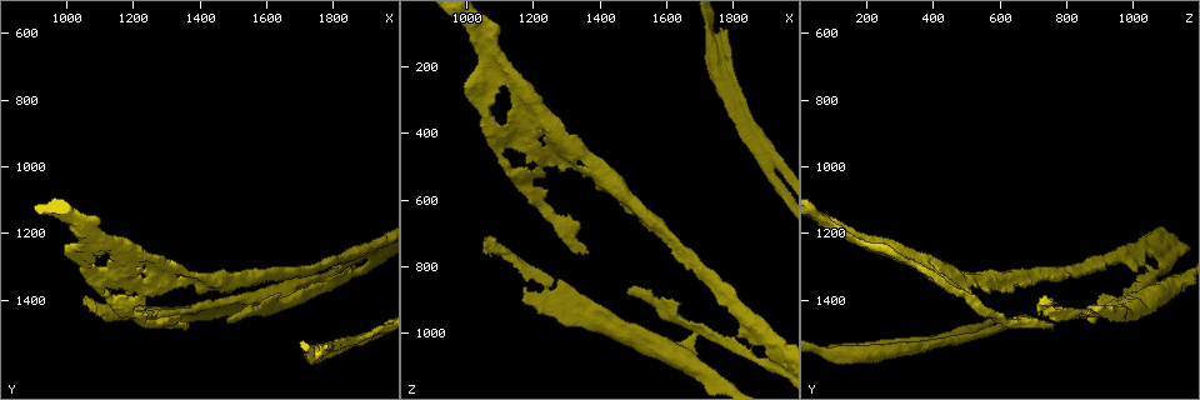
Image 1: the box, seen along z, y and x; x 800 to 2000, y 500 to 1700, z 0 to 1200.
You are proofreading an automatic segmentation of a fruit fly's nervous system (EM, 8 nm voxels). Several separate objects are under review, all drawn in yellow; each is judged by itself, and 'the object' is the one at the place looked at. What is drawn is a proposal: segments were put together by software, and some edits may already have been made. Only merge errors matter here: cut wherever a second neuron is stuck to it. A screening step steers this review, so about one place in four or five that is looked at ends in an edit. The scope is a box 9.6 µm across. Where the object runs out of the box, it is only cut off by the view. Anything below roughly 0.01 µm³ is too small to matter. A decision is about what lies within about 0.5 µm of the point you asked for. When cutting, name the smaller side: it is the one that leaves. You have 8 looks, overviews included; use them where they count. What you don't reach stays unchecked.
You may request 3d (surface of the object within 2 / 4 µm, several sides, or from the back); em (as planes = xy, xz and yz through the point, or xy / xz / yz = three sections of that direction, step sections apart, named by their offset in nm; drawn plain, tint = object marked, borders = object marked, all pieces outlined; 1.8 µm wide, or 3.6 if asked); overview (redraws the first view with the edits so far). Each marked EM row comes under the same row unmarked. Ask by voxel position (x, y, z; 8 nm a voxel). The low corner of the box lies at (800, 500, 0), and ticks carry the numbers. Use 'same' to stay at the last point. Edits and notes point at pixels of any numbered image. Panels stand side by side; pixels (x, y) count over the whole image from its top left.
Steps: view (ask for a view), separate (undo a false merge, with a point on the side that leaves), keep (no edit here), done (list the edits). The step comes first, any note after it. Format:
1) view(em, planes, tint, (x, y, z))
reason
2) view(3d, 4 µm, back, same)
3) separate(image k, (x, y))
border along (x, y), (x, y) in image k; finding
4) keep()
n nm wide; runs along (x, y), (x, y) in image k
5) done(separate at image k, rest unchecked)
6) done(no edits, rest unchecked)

view(3d, 2 µm, back, (1680, 1410, 1000))
four-way junction

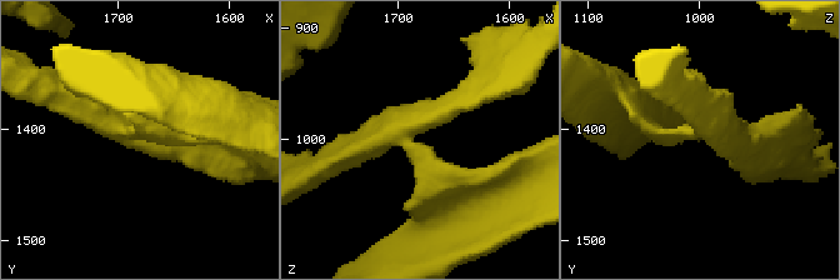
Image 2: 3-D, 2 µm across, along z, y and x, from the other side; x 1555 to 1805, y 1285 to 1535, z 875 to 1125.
view(em, yz, step 8, tint, (1684, 1400, 1006))
4 arms; shape alone is not enough

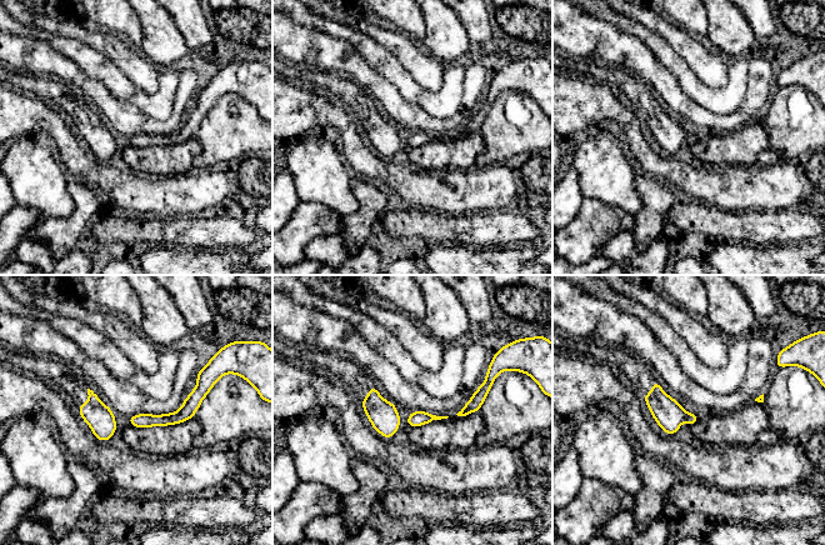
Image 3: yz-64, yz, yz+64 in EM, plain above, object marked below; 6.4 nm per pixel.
view(em, planes, tint, same)

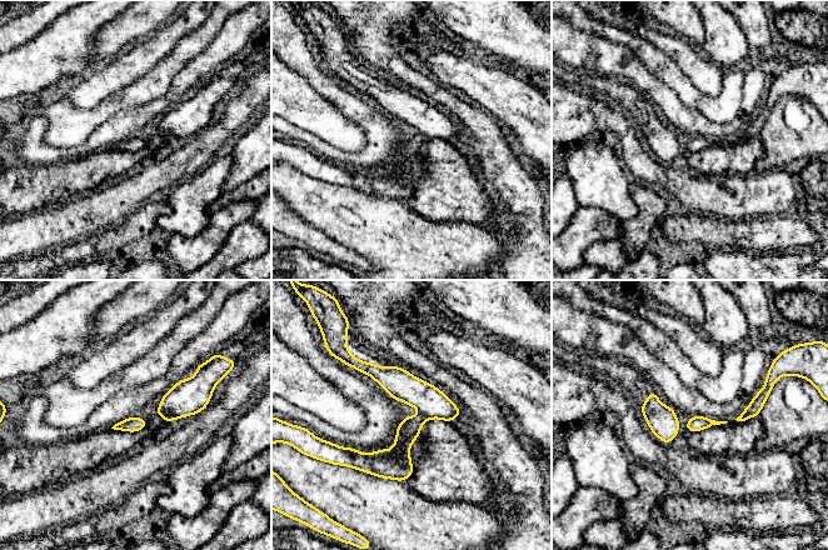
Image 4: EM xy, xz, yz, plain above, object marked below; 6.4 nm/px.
separate(image 4, (408, 430))
border along (420, 413), (428, 419) in image 4; two neurons meet here

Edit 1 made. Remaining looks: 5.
view(em, 3.6 µm, xy, step 8, tint, (1890, 1520, 490))
side arm on a straight run

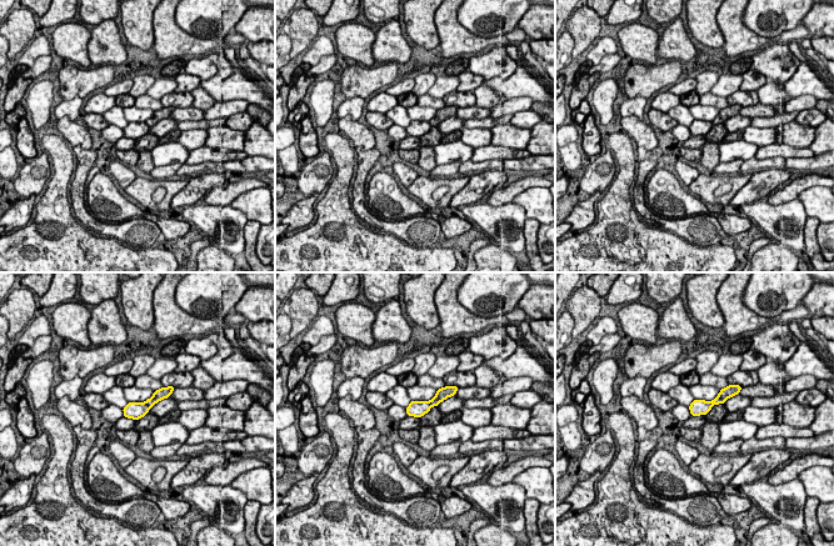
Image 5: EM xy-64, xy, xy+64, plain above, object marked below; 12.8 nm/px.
view(em, 3.6 µm, planes, borders, same)

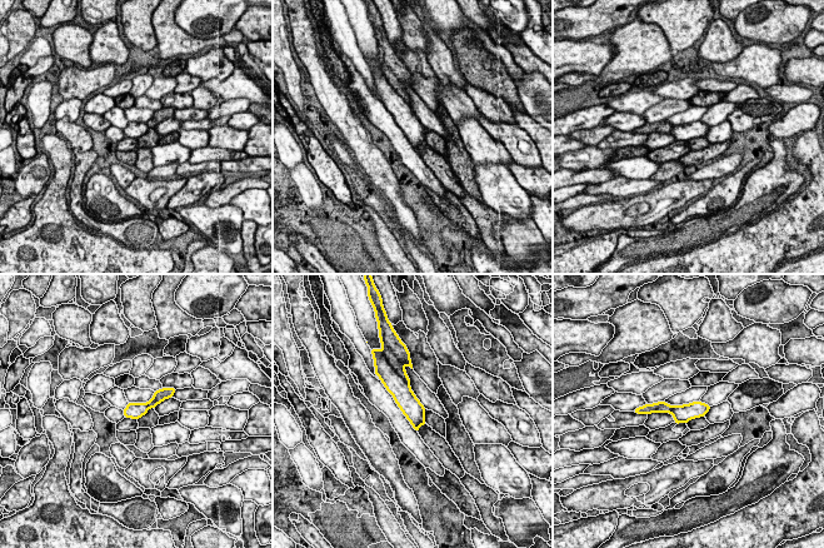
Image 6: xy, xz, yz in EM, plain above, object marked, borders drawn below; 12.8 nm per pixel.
separate(image 6, (398, 363))
border along (398, 374), (409, 385) in image 6; a second neuron is stuck on

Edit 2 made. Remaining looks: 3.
view(em, planes, tint, (1860, 1270, 980))

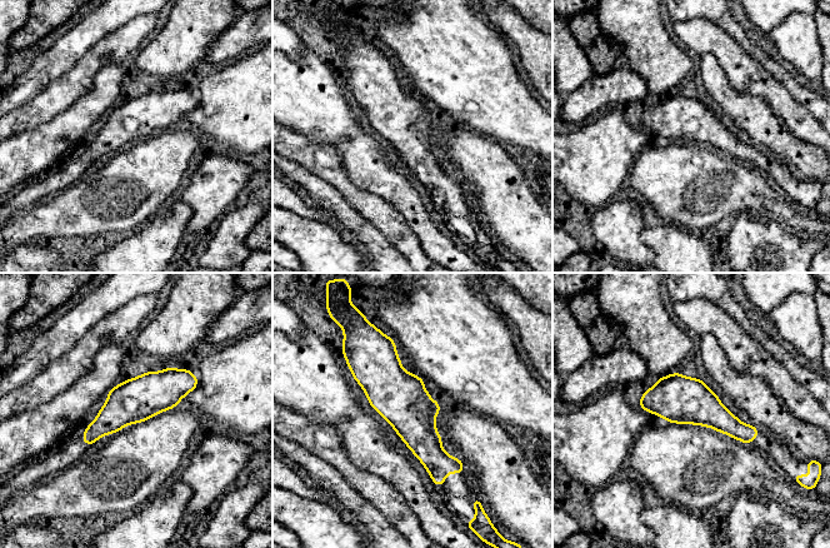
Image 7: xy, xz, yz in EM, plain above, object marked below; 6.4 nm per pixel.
keep()
runs along (386, 343), (386, 384), (439, 482) in image 7; all the same neuron

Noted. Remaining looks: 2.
view(em, xz, step 16, tint, (1450, 1340, 550))
arms run side by side

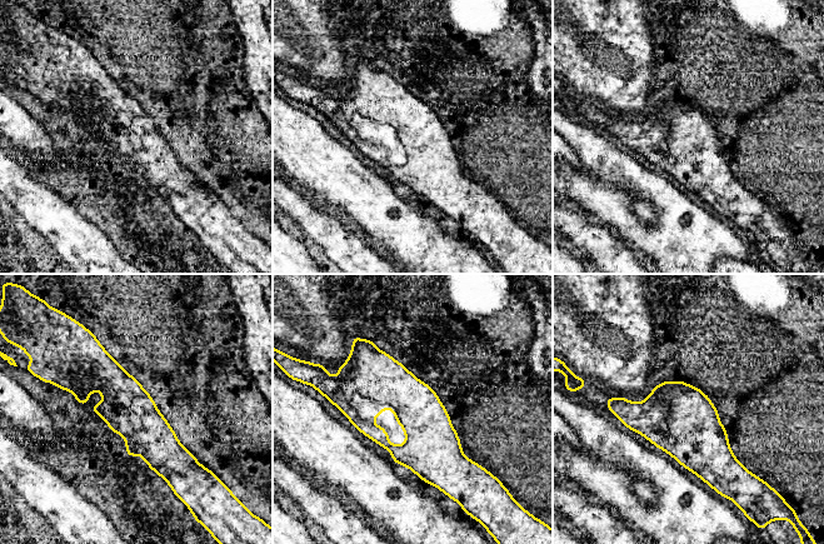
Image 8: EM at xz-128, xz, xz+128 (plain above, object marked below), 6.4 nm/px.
keep()
runs along (96, 352), (169, 459), (169, 477) in image 8; all the same neuron

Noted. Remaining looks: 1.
done(separate at image 4, separate at image 6, rest unchecked)

